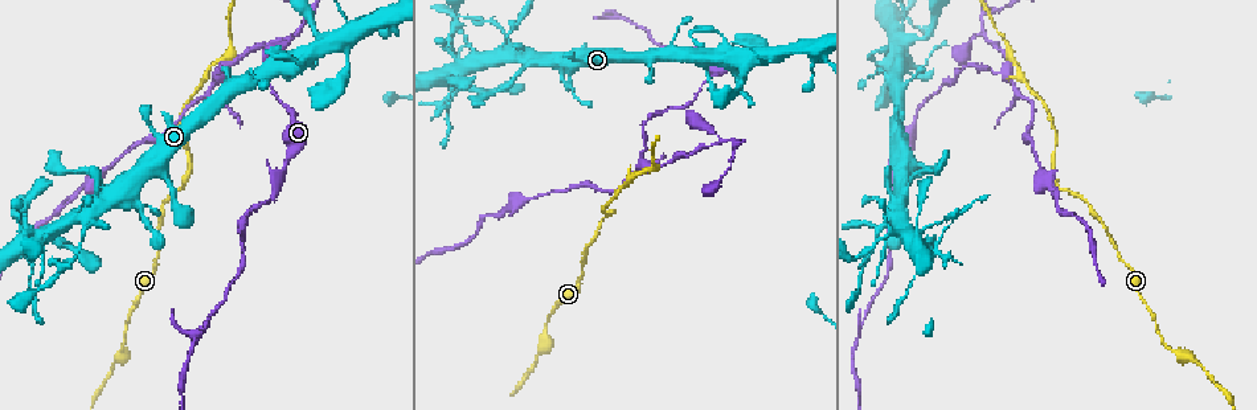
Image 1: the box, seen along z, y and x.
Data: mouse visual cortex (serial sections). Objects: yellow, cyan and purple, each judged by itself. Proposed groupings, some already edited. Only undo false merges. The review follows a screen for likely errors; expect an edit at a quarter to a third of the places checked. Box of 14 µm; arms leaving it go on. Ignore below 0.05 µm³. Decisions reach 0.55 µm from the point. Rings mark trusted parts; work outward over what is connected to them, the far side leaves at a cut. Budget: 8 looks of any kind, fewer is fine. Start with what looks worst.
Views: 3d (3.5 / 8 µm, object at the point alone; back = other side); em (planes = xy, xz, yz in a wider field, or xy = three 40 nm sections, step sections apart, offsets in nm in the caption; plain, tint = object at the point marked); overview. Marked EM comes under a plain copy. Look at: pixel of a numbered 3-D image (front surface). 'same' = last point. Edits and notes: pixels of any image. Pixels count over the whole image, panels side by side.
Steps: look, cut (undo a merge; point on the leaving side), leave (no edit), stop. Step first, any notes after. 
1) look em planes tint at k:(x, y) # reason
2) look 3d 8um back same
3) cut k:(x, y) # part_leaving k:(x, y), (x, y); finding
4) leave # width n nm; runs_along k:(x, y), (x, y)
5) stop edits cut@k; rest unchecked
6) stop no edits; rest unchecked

look 3d 8um at 1:(214, 69) # sharp bend

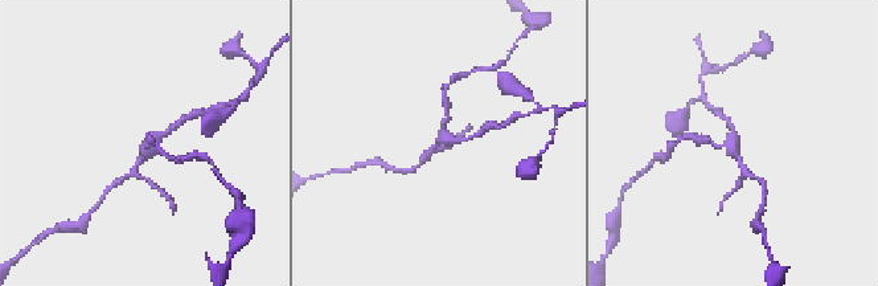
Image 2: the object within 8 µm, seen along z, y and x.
look em xy step 1 tint at 2:(144, 146) # need the tissue

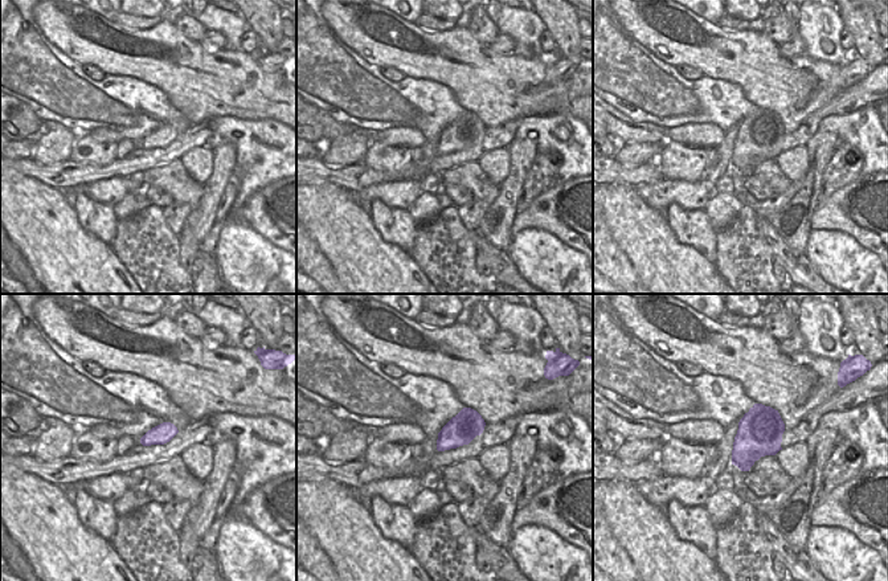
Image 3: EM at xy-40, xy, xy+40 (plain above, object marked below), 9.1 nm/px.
cut 2:(435, 148) # arm_widths 150, 150, 150 nm; two cells meet here

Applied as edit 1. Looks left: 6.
look overview

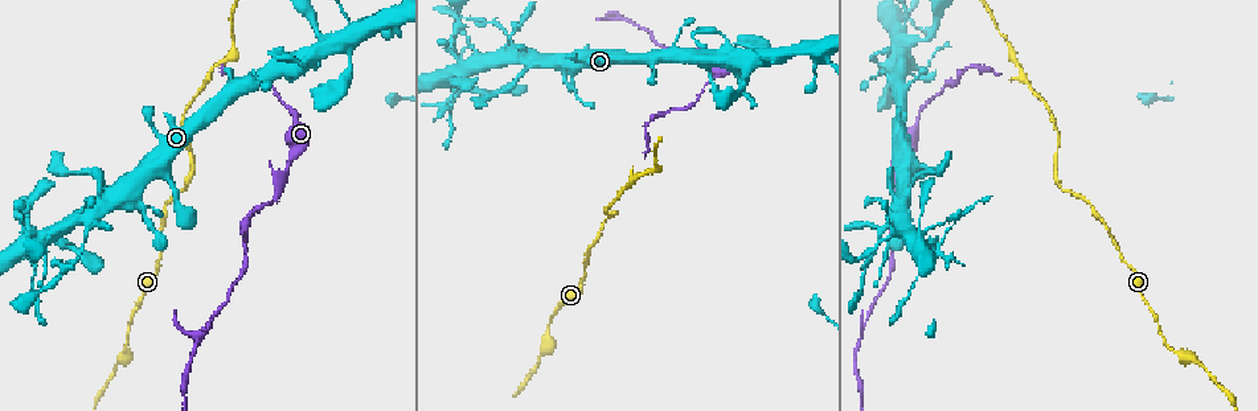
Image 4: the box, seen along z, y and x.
look 3d 3.5um at 4:(881, 232) # branch point

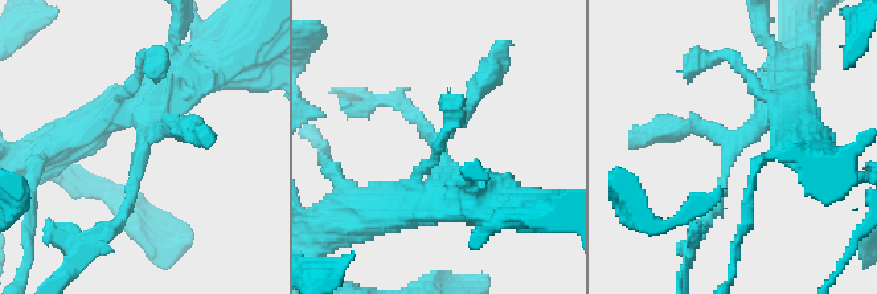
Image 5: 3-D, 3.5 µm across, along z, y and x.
look em xy step 3 tint at 5:(737, 143) # need the tissue

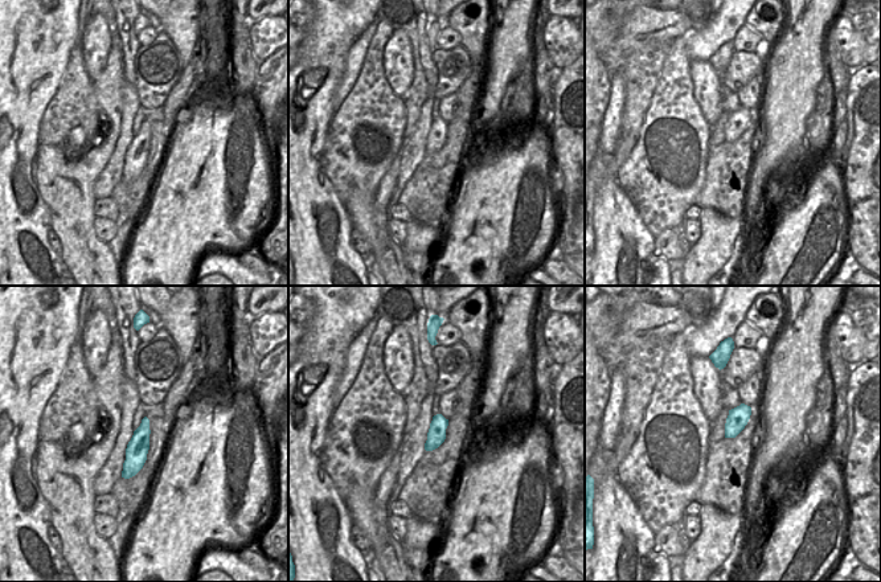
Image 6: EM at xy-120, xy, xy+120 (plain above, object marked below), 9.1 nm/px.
look em xy step 2 tint same # cut it another way

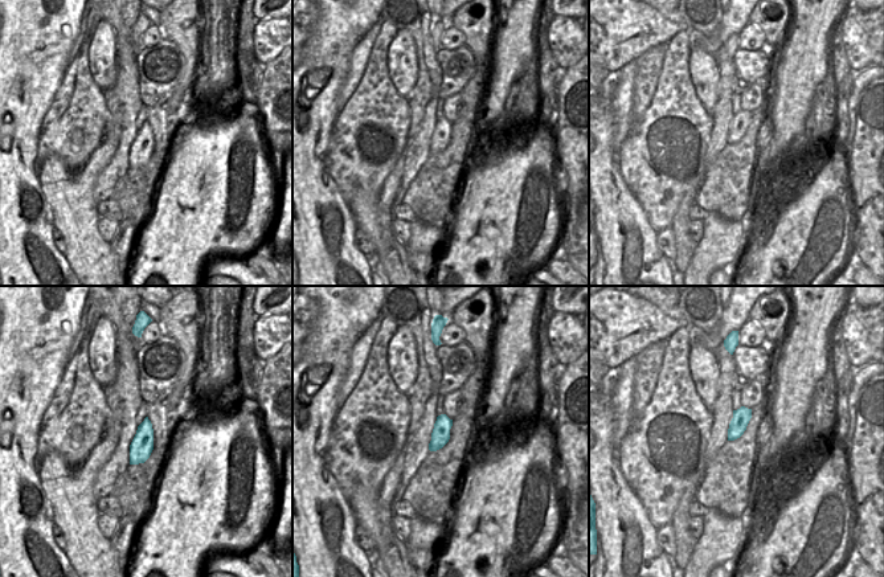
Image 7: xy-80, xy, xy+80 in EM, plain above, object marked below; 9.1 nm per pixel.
leave # width 170 nm; runs_along 5:(786, 85), (728, 154), (705, 223); one cell here

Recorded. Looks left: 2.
look 3d 3.5um at 4:(917, 241)

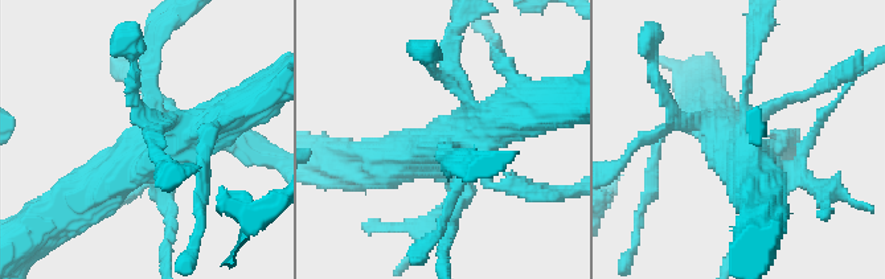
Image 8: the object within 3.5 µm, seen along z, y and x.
look em xy step 1 tint at 8:(164, 150) # need the tissue

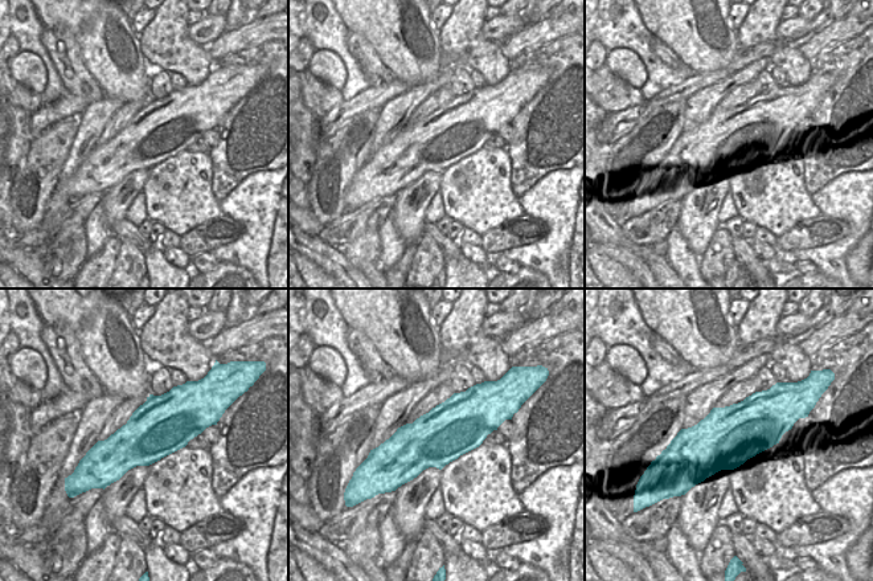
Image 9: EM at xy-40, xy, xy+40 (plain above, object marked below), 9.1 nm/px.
cut 8:(426, 226) # a second cell is stuck on

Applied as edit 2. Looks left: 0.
stop edits cut@2, cut@8; rest unchecked

